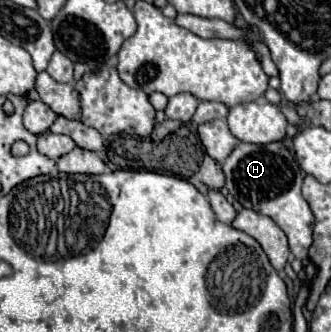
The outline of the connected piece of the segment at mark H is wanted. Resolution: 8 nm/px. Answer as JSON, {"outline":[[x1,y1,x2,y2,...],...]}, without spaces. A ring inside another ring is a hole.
{"outline":[[239,142,229,158,223,162,223,172,227,176,229,194,243,206,259,214,269,216,289,238,289,248,295,258,309,264,309,244,313,242,313,212,307,200,301,196,301,184,305,172,299,168,295,156,281,144,273,142,267,146]]}

